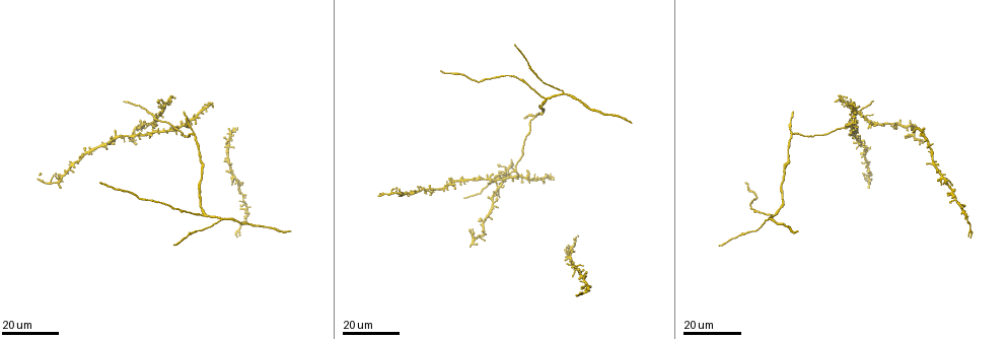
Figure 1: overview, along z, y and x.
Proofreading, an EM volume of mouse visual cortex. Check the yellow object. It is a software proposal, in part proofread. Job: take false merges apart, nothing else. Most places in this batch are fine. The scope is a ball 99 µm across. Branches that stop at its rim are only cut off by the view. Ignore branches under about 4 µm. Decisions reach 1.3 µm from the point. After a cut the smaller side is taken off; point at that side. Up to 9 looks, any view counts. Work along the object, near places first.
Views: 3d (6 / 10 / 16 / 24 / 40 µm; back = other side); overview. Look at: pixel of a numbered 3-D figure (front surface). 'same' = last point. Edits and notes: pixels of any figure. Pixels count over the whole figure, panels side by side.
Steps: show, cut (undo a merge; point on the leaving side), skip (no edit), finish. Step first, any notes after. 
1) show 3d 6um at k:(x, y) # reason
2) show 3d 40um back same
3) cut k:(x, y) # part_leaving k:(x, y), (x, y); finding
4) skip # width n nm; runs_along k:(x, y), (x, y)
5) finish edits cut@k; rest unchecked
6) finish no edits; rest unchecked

show 3d 16um at 1:(193, 134) # side arm on a straight run

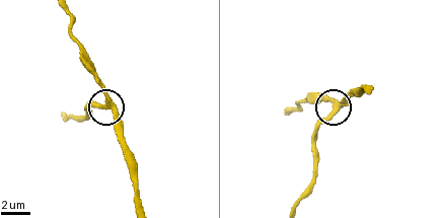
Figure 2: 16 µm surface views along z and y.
show 3d 10um at 2:(114, 103) # zoom in

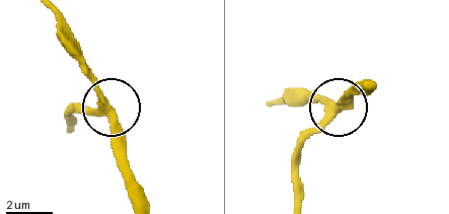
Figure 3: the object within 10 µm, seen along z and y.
skip # width 330 nm; runs_along 3:(69, 128), (72, 113), (107, 104), (76, 60); all the same neuron

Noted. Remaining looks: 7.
show 3d 16um at 1:(206, 214) # two arms in line, one across

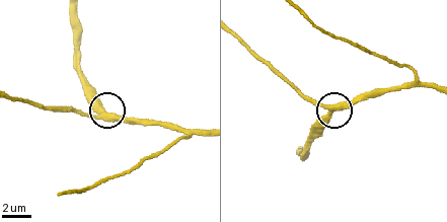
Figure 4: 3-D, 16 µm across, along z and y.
show 3d 10um at 4:(102, 115)

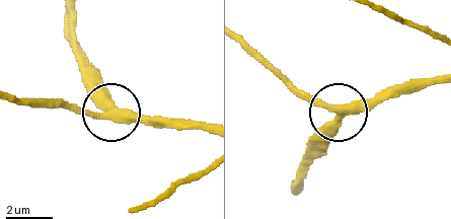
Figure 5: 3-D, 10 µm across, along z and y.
show 3d 6um at 5:(338, 110) # closer look

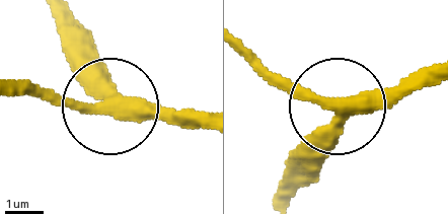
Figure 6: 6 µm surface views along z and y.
skip # side_arm 37 um; runs_along 6:(53, 14), (69, 53), (110, 98), (205, 111); all the same neuron

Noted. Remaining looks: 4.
show 3d 24um at 1:(564, 92) # two arms in line, one across

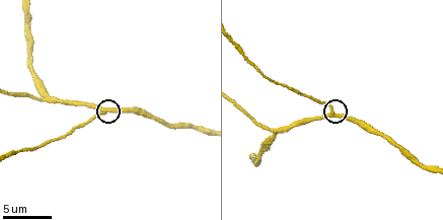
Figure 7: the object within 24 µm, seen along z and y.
show 3d 6um at 7:(333, 112)

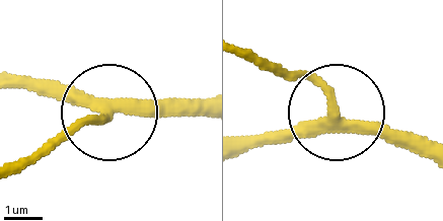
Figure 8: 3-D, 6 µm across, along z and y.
skip # width 280 nm; runs_along 8:(243, 152), (311, 136), (330, 120), (330, 100), (276, 65); continuous, no second neuron

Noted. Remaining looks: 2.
show 3d 24um at 1:(154, 114) # arms part here

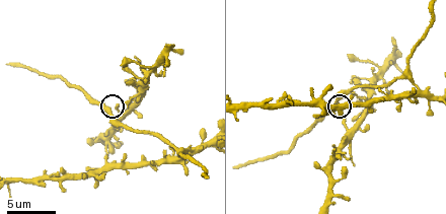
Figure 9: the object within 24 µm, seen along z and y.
show 3d 10um at 9:(107, 109)

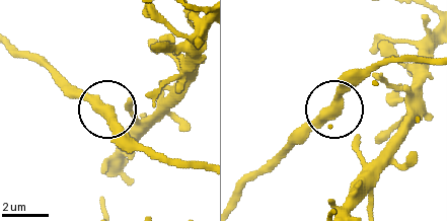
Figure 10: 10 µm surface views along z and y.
skip # width 340 nm; one neuron here

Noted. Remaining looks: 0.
finish no edits; rest unchecked

